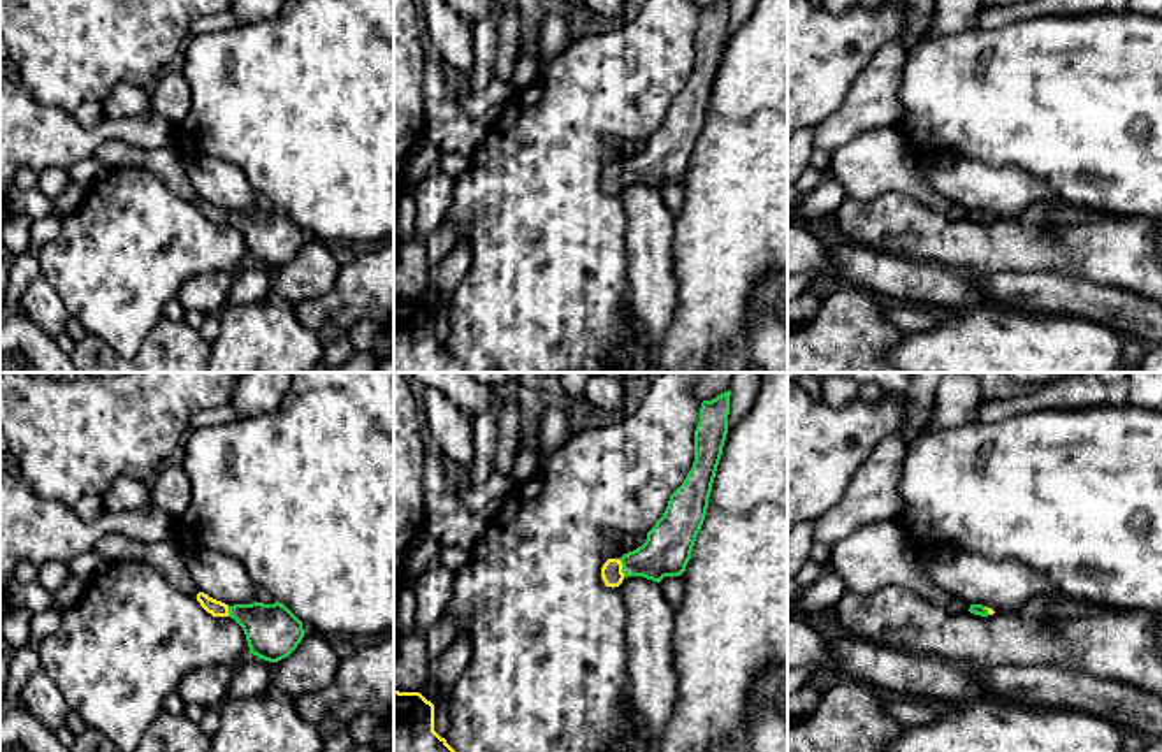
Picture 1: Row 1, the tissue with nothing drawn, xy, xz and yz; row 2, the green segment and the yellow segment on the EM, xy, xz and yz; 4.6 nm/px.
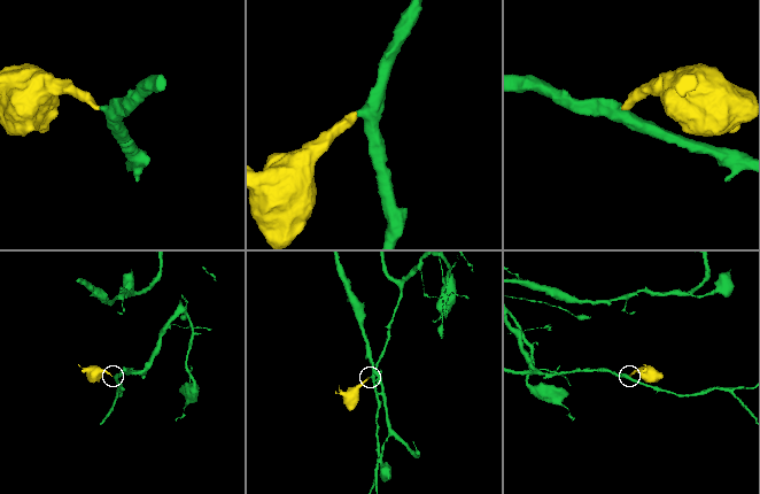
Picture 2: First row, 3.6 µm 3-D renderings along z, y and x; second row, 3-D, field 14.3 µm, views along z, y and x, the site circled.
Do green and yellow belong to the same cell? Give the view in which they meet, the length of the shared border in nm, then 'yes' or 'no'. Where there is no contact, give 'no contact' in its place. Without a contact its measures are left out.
contact in xz; length 80 nm; yes

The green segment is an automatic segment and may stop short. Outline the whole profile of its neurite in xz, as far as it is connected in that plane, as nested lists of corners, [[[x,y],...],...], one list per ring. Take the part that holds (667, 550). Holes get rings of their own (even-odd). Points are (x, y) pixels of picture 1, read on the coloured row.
[[[728,390],[701,402],[691,471],[670,495],[663,517],[647,532],[645,543],[621,559],[608,559],[603,564],[601,578],[606,587],[619,587],[628,576],[643,576],[659,583],[665,576],[680,576],[686,571],[707,515],[712,483],[726,441],[730,395]]]

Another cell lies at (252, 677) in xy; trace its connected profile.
[[[248,654],[232,673],[229,698],[253,698],[272,691],[272,664]]]

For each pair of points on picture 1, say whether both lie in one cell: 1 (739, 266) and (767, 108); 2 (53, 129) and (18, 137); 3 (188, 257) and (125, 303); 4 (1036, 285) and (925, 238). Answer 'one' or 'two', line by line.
1: one
2: one
3: one
4: two

